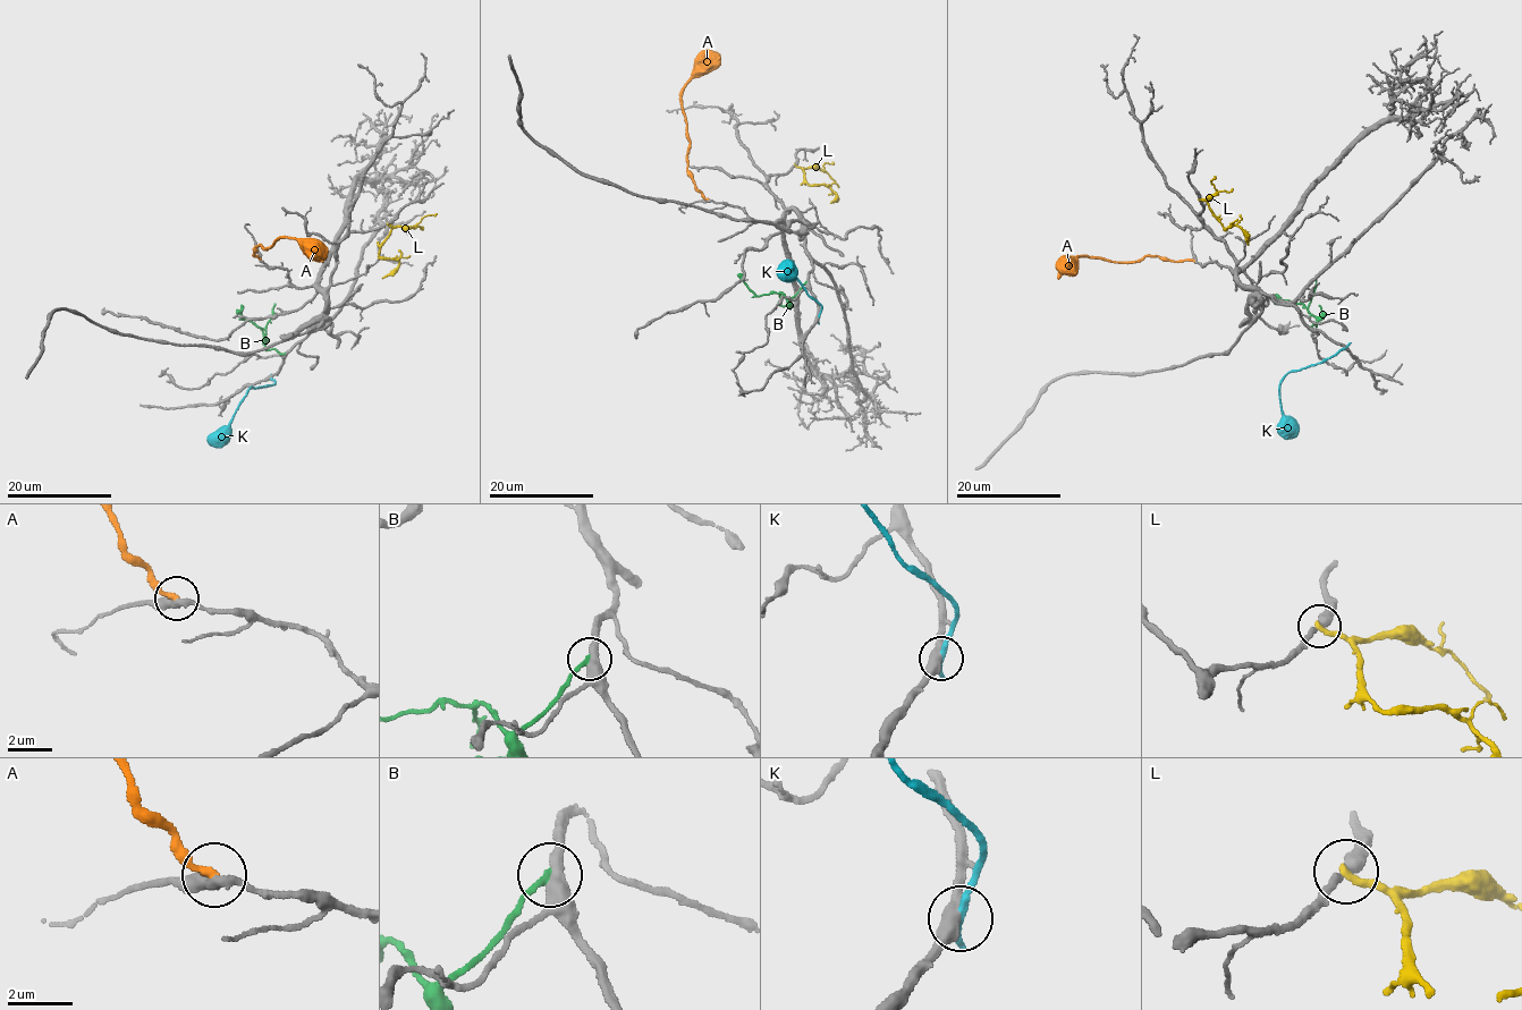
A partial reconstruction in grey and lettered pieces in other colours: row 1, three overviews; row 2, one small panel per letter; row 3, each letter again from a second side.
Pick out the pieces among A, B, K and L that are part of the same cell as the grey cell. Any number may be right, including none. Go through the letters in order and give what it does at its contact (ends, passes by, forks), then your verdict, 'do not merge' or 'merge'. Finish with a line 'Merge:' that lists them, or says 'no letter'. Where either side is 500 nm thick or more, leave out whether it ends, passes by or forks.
A: it ends there; do not merge
B: it ends there; do not merge
K: it ends there; do not merge
L: it ends there; do not merge
Merge: no letter

